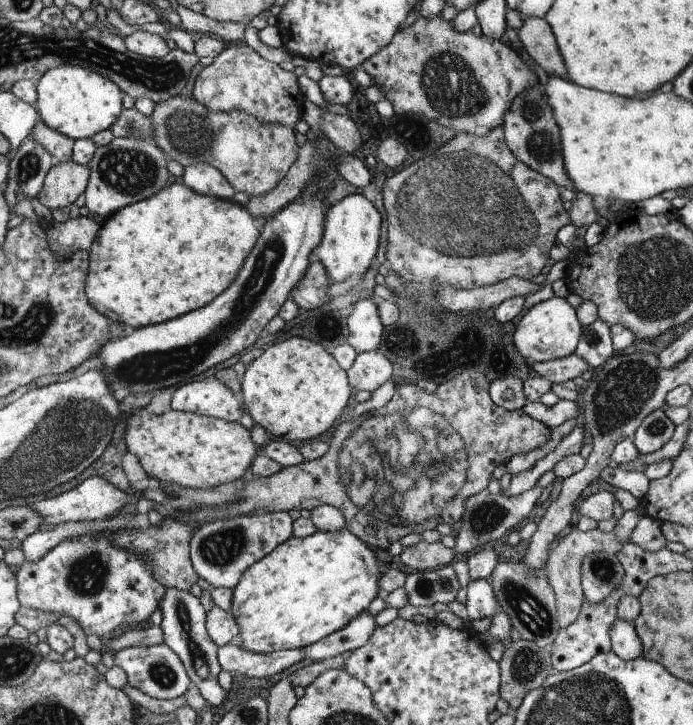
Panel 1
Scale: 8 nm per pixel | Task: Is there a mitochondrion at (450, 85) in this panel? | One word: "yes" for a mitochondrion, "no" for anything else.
yes

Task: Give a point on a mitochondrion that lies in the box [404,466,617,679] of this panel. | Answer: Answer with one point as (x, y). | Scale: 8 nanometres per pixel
(529, 609)

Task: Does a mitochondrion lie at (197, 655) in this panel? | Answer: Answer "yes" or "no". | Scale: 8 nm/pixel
yes

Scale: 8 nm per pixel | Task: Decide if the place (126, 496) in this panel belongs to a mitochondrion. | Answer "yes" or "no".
no

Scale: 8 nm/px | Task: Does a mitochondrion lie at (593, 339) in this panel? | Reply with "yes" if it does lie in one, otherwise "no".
no

